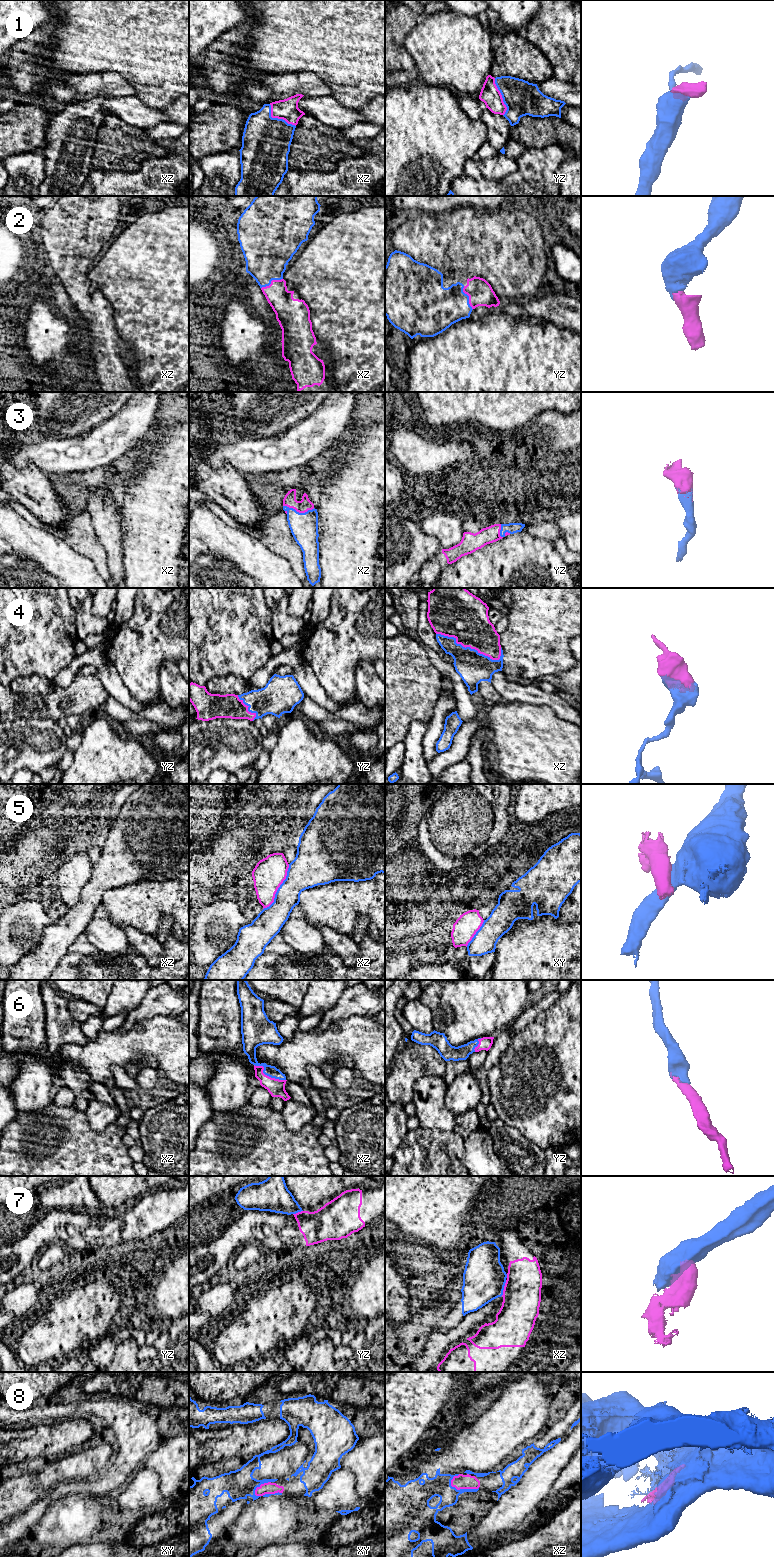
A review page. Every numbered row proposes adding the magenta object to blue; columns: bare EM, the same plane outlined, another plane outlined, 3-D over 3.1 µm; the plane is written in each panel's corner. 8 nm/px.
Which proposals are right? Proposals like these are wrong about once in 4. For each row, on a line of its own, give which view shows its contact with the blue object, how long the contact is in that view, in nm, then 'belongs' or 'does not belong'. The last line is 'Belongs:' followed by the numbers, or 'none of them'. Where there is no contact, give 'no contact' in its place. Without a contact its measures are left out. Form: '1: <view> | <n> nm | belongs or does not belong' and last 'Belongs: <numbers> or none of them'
1: xz | 280 nm | belongs
2: yz | 200 nm | belongs
3: xz | 260 nm | belongs
4: xz | 550 nm | belongs
5: xz | 420 nm | does not belong
6: xz | 280 nm | belongs
7: xz | 130 nm | does not belong
8: xz | 240 nm | belongs
Belongs: 1, 2, 3, 4, 6, 8

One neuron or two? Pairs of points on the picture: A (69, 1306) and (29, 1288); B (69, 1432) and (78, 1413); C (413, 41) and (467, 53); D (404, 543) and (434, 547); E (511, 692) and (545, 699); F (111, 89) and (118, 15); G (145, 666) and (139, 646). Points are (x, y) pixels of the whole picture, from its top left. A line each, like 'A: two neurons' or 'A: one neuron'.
A: two neurons
B: two neurons
C: one neuron
D: one neuron
E: one neuron
F: two neurons
G: one neuron

